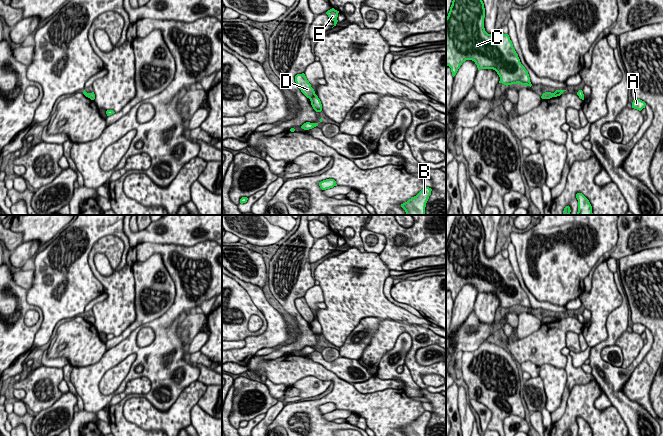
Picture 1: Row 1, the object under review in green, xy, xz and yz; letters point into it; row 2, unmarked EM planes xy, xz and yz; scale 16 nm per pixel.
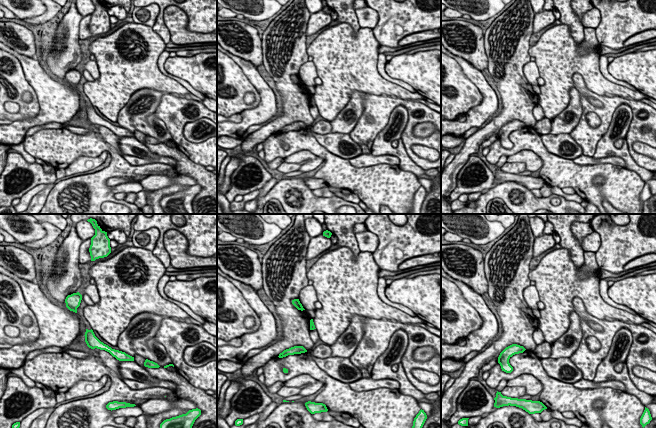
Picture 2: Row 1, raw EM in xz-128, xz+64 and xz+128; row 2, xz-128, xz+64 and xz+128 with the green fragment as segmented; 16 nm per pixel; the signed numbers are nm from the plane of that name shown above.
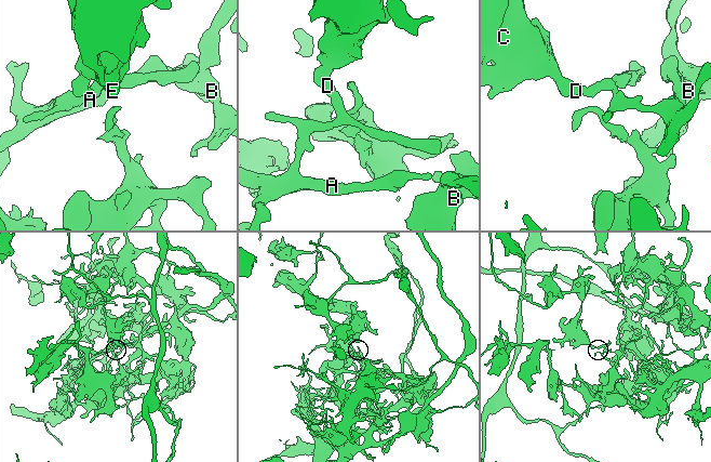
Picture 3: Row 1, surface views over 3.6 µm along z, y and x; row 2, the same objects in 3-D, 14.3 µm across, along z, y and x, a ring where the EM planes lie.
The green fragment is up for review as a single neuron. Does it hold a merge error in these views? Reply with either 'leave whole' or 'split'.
split

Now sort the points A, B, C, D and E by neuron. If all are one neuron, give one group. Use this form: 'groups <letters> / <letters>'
groups A B / C D E

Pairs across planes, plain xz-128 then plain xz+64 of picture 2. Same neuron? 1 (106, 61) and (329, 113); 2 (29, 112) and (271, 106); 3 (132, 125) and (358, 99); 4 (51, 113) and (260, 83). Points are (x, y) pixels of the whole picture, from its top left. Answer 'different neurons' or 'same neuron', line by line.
1: same neuron
2: different neurons
3: same neuron
4: same neuron

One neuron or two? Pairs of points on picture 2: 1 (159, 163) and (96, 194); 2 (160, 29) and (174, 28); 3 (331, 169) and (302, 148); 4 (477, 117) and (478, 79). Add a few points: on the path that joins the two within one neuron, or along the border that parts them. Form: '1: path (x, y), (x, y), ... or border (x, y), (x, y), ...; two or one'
1: path (141, 171), (110, 171), (104, 176); one
2: border (163, 10), (163, 20), (171, 41); two
3: path (328, 160), (317, 149), (311, 149); one
4: path (486, 108), (487, 91), (484, 88); one

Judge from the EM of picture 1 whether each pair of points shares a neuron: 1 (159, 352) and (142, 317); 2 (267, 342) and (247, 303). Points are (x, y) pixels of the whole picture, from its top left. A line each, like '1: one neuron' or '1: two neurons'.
1: two neurons
2: two neurons

